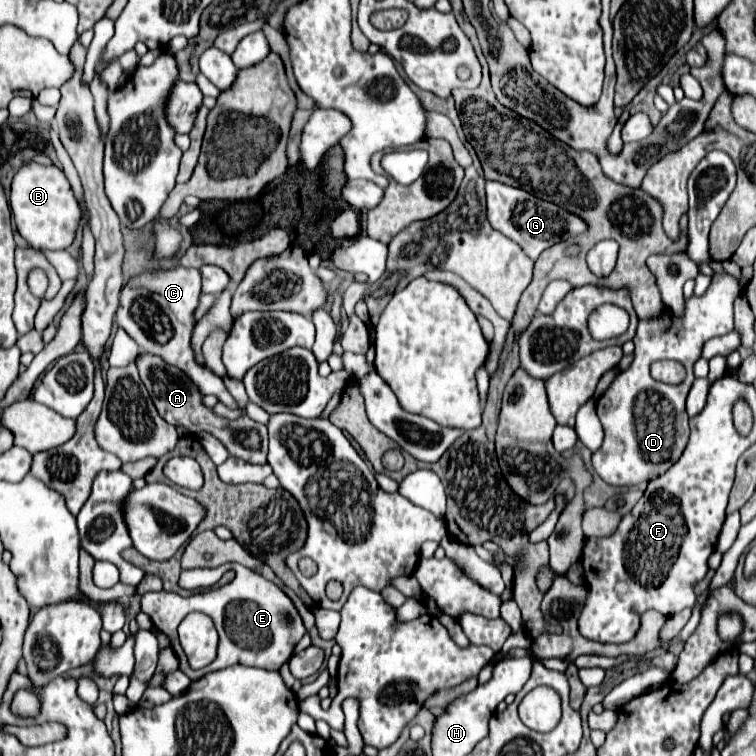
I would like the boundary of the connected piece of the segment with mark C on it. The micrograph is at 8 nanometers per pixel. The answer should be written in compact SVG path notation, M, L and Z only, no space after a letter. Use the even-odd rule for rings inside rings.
M177 268L169 272L153 272L133 278L121 292L121 306L117 310L117 324L139 344L143 352L161 356L167 364L179 366L187 376L201 388L203 394L215 394L219 402L227 404L229 408L237 408L237 400L229 394L223 380L215 376L207 366L195 360L195 352L191 346L191 336L195 328L195 310L201 296L201 272L197 268ZM137 298L147 298L153 308L157 308L157 316L169 316L169 320L133 320L131 308Z

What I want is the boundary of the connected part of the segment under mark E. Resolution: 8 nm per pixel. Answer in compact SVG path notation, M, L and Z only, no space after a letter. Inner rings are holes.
M231 564L231 568L235 570L235 580L231 580L229 584L225 584L221 588L203 590L189 598L183 598L177 592L165 592L165 590L149 592L141 598L143 612L149 614L155 628L161 630L171 640L171 648L175 650L177 658L181 660L179 668L191 680L199 680L201 676L205 676L209 672L215 672L215 670L221 670L221 668L227 668L233 664L255 666L255 668L265 668L265 670L281 670L281 666L293 656L295 644L307 632L295 604L279 586L275 586L261 574L249 570L241 564L235 564L235 566ZM189 612L209 614L219 632L217 658L203 670L191 670L191 666L185 658L185 652L179 646L177 626Z

